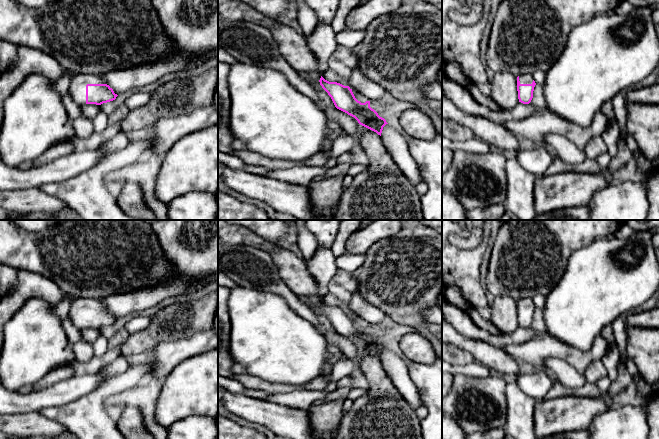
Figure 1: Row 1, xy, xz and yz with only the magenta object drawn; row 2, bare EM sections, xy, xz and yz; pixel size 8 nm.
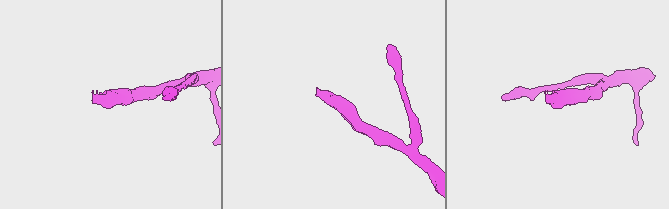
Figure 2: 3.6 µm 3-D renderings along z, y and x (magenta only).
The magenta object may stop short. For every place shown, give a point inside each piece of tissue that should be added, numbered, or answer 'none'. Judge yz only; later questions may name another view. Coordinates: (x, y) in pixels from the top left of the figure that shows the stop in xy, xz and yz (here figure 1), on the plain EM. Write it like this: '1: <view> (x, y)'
1: yz (524, 302)

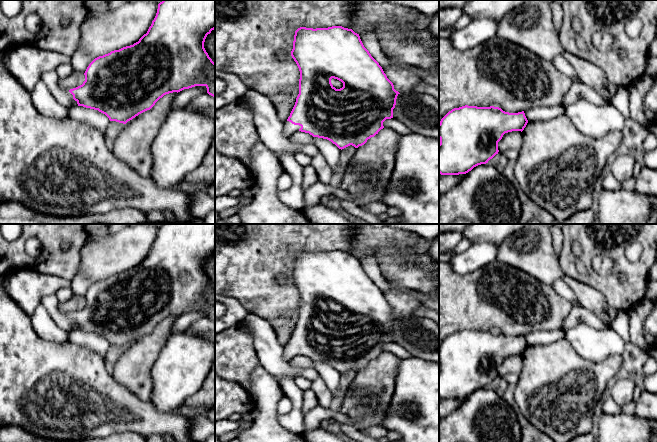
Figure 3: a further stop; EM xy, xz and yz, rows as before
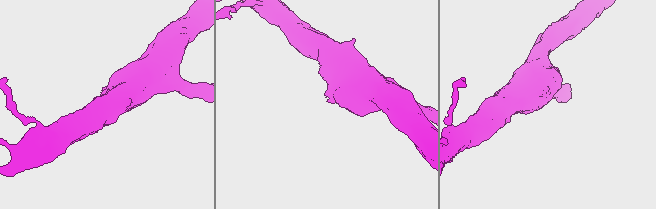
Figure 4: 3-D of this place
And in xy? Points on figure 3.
1: xy (50, 302)

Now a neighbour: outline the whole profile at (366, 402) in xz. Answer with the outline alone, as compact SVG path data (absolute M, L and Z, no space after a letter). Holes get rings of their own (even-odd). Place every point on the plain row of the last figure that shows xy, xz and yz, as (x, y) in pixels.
M390 352L381 353L374 361L356 372L343 400L340 412L352 419L352 425L359 431L382 426L381 422L386 415L387 409L396 387L397 369L400 358Z

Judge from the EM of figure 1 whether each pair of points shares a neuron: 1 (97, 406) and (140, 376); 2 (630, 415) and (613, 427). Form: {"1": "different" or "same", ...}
{"1": "same", "2": "same"}

